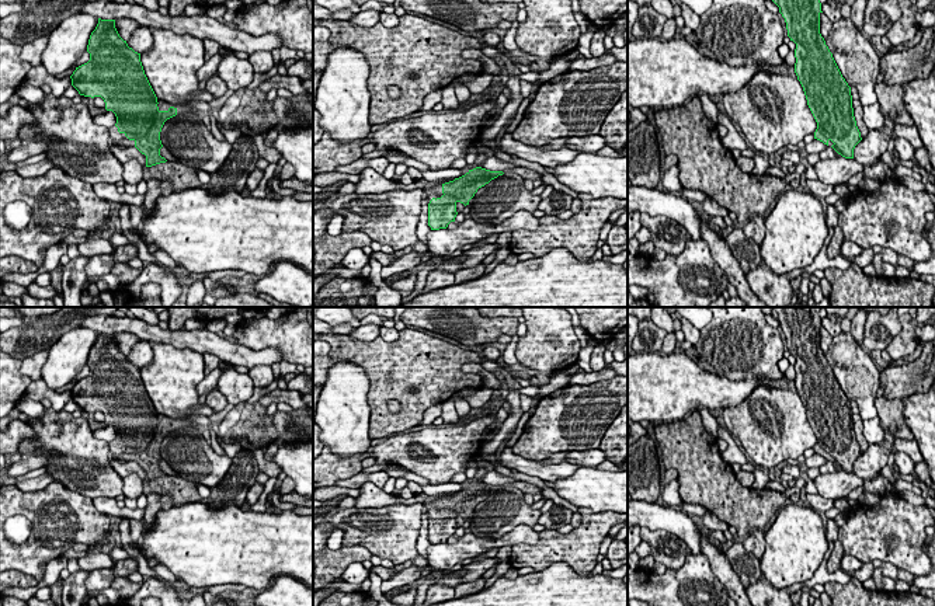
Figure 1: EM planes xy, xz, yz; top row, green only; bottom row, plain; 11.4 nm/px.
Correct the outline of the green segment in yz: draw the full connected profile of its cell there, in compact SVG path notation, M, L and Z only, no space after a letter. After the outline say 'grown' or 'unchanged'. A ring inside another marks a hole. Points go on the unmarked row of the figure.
M772 307L772 316L785 332L788 351L796 358L795 387L800 396L807 419L817 436L814 453L831 460L845 473L854 473L854 463L862 454L852 422L851 401L842 391L833 368L820 348L820 307Z | unchanged

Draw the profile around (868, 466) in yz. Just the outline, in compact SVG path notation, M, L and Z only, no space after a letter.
M869 445L866 452L854 463L854 474L866 481L877 478L882 469L887 464L890 452L883 445Z

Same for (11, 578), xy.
M7 570L4 572L0 572L0 593L6 588L32 588L37 585L37 578L25 572L17 570Z

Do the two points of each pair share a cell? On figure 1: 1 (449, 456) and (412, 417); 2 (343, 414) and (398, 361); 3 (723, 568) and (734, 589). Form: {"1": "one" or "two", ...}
{"1": "two", "2": "two", "3": "one"}

